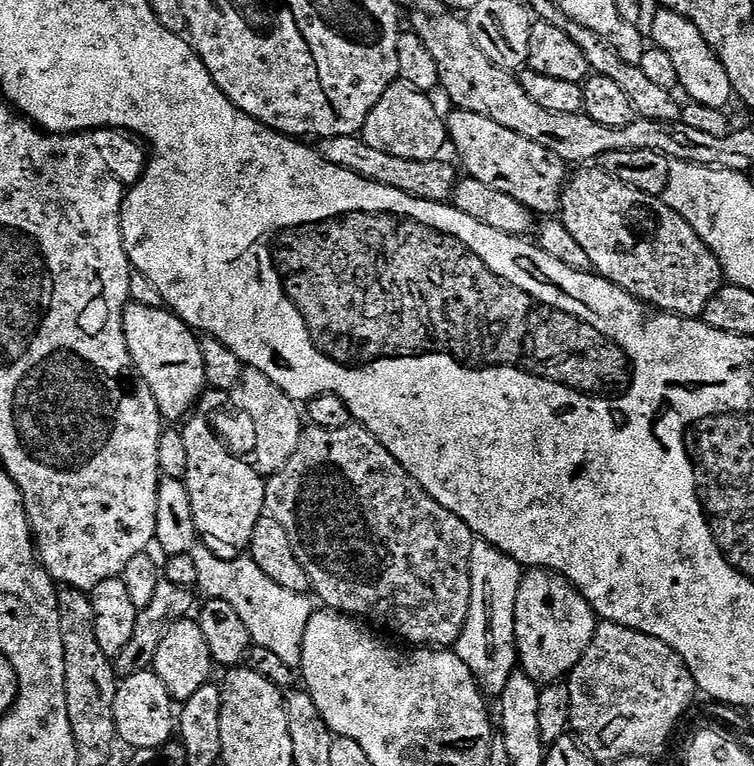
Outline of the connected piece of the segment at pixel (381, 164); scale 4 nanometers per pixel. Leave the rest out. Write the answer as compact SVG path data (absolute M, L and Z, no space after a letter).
M359 135L334 136L327 141L326 155L336 164L348 168L351 172L357 172L365 180L377 180L379 184L385 184L391 188L402 190L406 194L416 196L419 200L438 200L448 202L453 199L453 193L458 183L458 175L448 164L443 164L443 159L434 160L407 160L390 154L384 148L375 143L360 140Z

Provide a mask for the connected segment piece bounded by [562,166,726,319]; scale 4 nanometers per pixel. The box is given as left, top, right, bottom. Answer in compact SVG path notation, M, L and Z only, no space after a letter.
M596 166L585 167L585 172L578 173L576 177L573 175L567 181L562 221L590 256L595 271L637 300L643 300L662 312L671 312L685 319L703 317L707 303L726 284L723 267L714 251L690 222L663 198L651 196L622 182L603 167L592 167Z

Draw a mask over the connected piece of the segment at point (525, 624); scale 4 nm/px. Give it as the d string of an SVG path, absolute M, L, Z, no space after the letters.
M529 569L520 583L515 604L516 646L521 667L542 684L567 677L581 660L597 623L598 617L589 601L564 576L550 569Z

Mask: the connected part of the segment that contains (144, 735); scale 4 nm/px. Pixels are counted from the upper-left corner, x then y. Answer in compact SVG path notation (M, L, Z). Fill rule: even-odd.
M144 669L121 681L115 698L117 735L137 750L163 748L171 743L179 727L179 711L169 688L153 669Z

